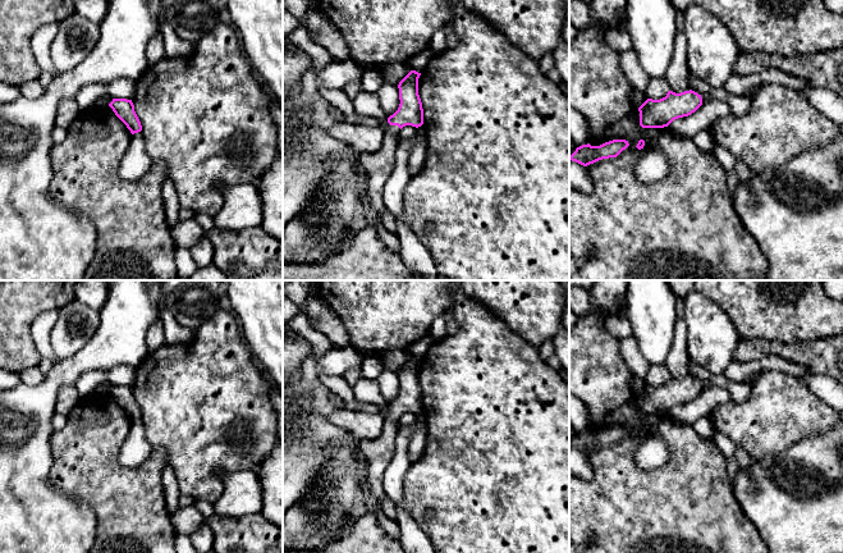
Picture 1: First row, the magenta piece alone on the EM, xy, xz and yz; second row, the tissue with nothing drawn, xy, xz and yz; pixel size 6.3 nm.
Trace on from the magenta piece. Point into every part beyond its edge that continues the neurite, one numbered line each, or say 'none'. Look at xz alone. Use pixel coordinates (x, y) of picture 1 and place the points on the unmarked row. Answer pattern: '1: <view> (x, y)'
1: xz (379, 452)

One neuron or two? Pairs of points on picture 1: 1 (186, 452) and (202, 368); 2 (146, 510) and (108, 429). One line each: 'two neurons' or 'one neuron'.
1: one neuron
2: one neuron

